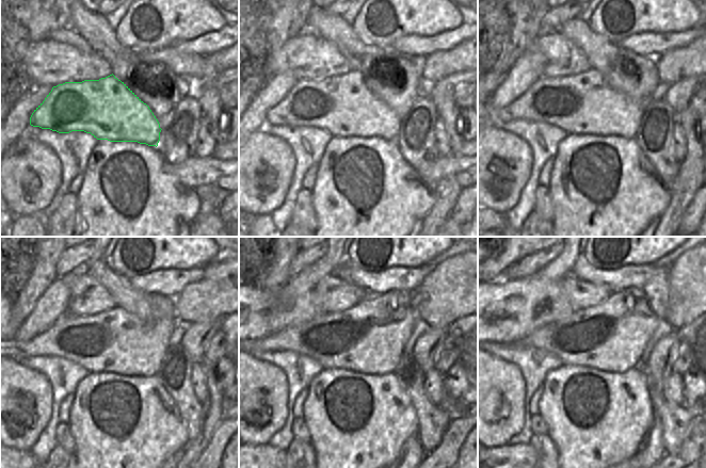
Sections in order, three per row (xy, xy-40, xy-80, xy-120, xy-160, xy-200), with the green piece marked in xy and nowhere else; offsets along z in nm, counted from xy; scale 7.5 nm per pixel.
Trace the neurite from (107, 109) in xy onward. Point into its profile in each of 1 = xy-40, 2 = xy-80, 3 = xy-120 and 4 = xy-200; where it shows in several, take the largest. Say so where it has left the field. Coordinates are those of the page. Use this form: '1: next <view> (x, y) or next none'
1: next xy-40 (342, 106)
2: next xy-80 (584, 105)
3: next xy-120 (116, 341)
4: next xy-200 (611, 336)

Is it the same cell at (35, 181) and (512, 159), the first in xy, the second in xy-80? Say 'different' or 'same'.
same

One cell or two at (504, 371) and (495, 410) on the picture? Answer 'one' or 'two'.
one

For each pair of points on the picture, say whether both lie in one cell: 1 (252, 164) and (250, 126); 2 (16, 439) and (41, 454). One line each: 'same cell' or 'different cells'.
1: different cells
2: different cells

